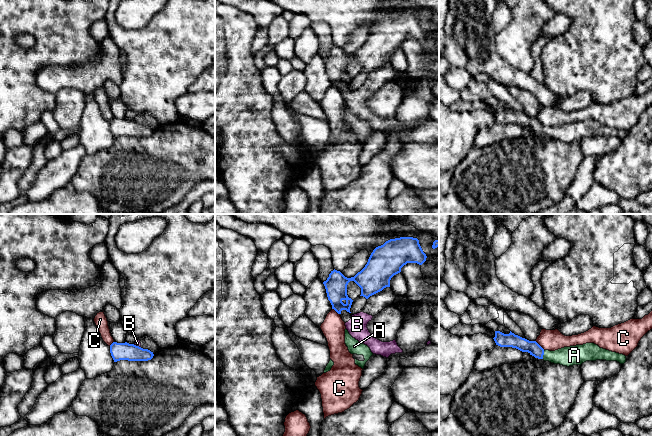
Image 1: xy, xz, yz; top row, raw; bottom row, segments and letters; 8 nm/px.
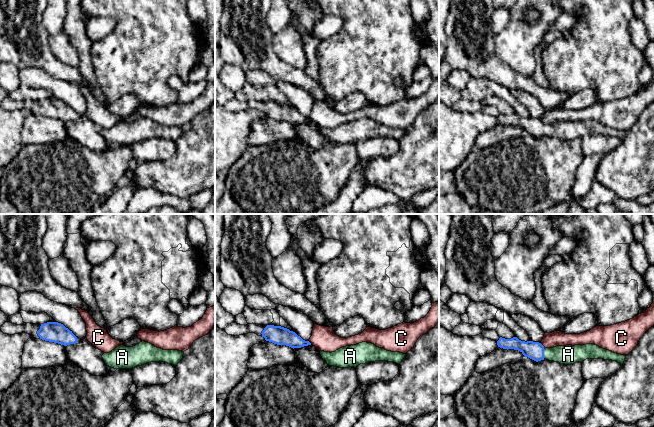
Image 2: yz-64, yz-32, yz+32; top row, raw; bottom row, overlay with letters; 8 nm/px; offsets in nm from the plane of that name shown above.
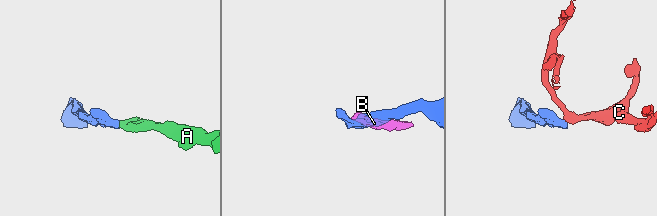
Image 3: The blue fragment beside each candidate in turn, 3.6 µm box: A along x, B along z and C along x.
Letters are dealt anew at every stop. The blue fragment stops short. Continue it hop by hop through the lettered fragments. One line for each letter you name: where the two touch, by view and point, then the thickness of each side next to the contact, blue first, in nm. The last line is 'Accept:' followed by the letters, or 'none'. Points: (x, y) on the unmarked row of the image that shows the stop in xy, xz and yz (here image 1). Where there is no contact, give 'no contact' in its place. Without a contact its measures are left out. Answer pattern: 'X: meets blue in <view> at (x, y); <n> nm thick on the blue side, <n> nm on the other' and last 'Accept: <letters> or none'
A: meets blue in yz at (543, 130); 110 nm thick on the blue side, 160 nm on the other
Accept: A

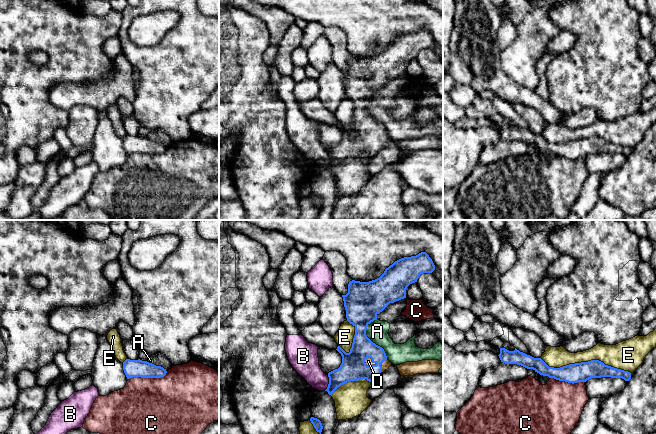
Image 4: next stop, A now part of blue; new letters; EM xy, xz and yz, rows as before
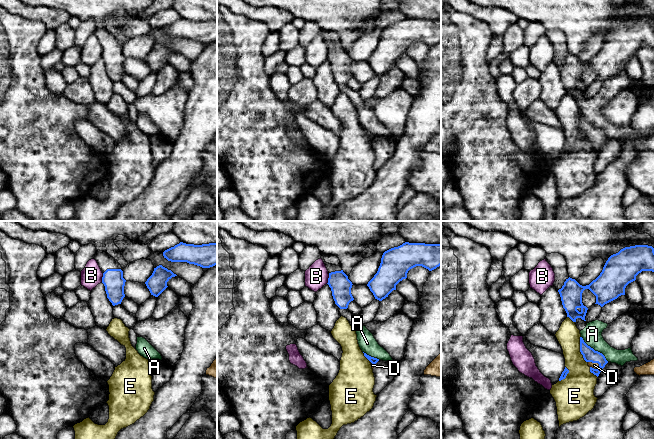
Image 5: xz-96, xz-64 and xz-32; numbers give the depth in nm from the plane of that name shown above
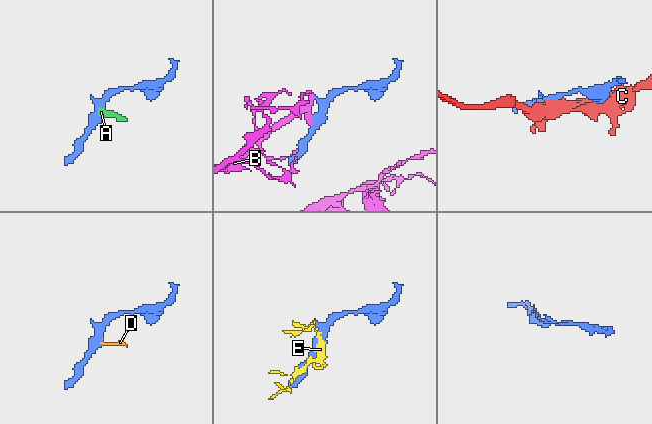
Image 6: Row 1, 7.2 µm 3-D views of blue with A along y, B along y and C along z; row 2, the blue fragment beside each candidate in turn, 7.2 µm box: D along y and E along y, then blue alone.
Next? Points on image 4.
D: meets blue in xz at (381, 140); 200 nm thick on the blue side, 70 nm on the other
Accept: D

